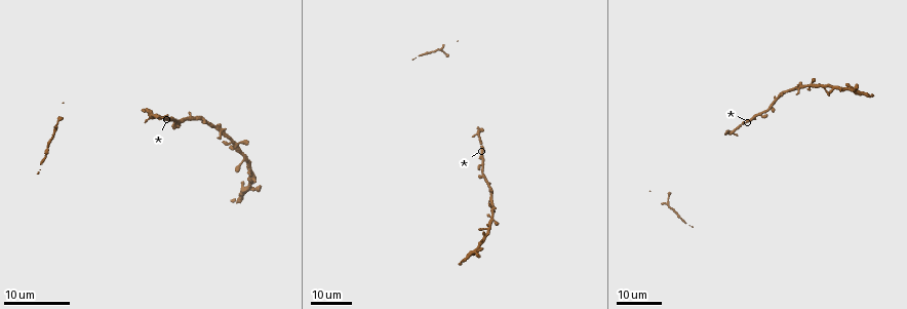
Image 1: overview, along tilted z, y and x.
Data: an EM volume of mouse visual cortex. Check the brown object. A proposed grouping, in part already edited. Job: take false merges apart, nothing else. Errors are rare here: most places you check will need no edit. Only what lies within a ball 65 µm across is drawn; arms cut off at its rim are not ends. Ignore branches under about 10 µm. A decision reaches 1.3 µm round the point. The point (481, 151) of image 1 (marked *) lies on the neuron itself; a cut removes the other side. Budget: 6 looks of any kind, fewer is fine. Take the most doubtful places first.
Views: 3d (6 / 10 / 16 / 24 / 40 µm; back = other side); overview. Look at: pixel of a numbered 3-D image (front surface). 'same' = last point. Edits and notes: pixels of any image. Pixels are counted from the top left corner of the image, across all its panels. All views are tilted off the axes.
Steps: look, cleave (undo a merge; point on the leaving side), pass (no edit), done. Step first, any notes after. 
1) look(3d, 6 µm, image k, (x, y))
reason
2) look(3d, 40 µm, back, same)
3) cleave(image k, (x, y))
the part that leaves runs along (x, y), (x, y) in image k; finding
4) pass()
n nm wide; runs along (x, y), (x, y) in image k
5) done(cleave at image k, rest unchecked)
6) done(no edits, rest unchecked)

look(3d, 16 µm, image 1, (480, 134))
three arms meet

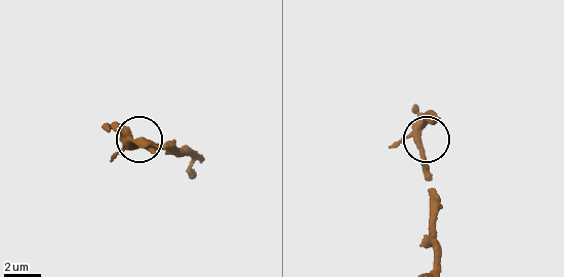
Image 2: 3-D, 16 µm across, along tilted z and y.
look(3d, 10 µm, image 2, (420, 143))

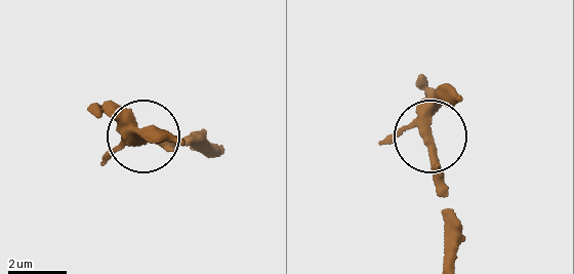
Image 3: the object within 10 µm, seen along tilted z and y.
pass()
runs along (445, 243), (443, 173), (425, 79) in image 3; all the same neuron

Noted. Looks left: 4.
look(3d, 16 µm, image 1, (818, 85))
side arm on a straight run

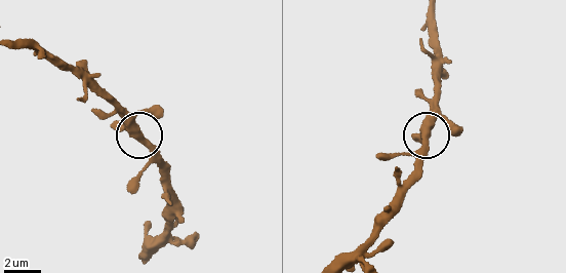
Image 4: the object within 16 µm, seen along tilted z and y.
look(3d, 10 µm, image 4, (425, 133))

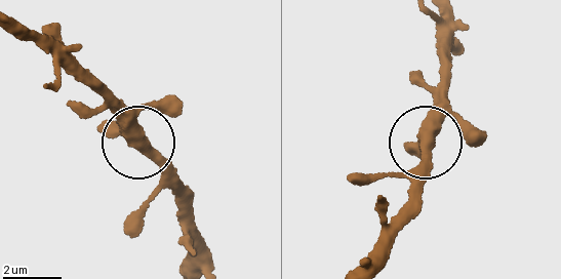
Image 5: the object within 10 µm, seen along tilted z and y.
pass()
all the same neuron

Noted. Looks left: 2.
look(3d, 24 µm, image 1, (759, 114))
thick turns thin

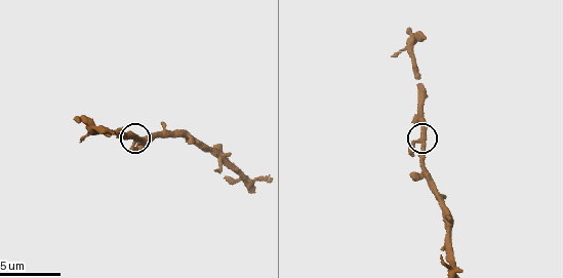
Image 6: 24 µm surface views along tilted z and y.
look(3d, 10 µm, image 6, (421, 140))

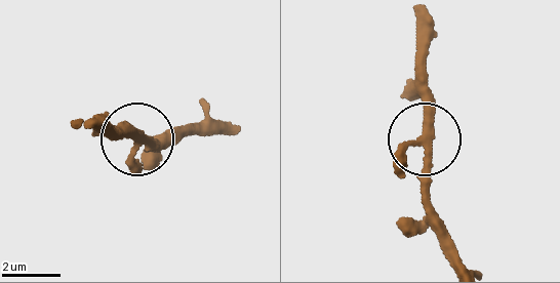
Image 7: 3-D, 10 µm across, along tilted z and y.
pass()
runs along (416, 43), (427, 121), (421, 186), (429, 215) in image 7; continuous, no second neuron

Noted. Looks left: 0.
done(no edits, rest unchecked)

